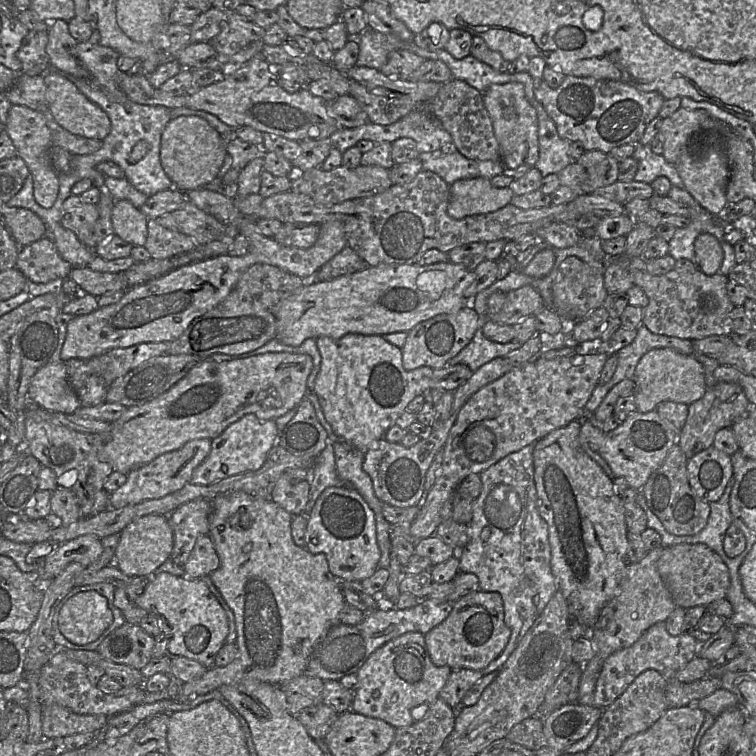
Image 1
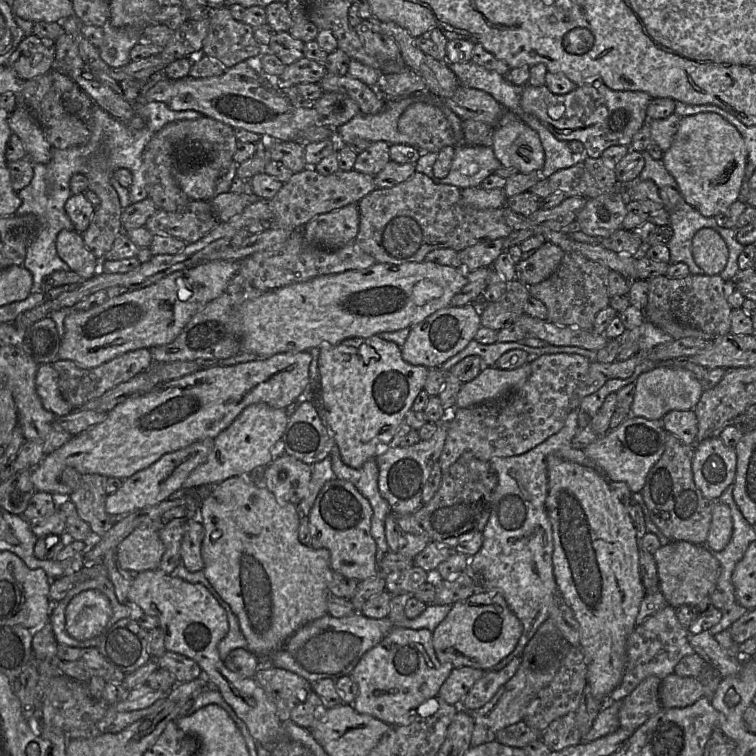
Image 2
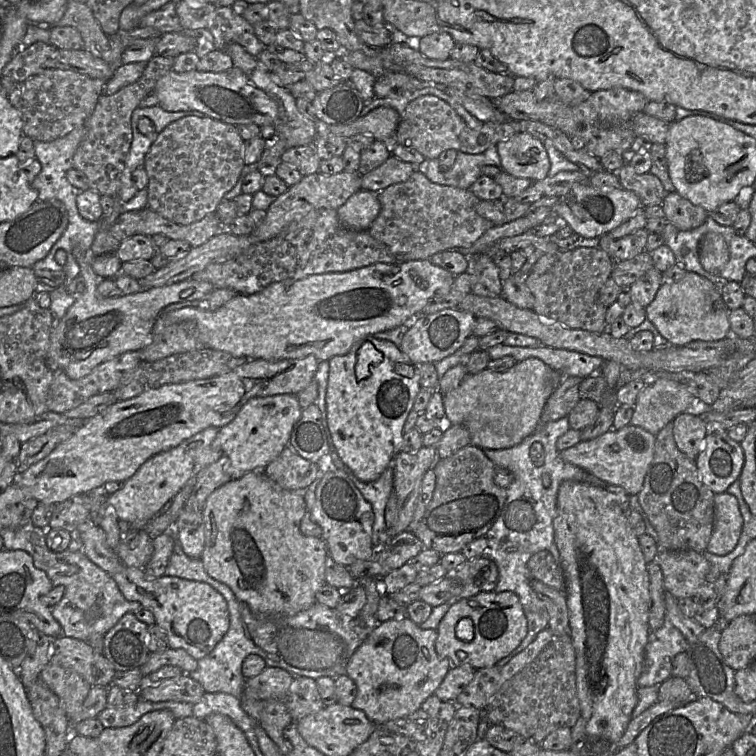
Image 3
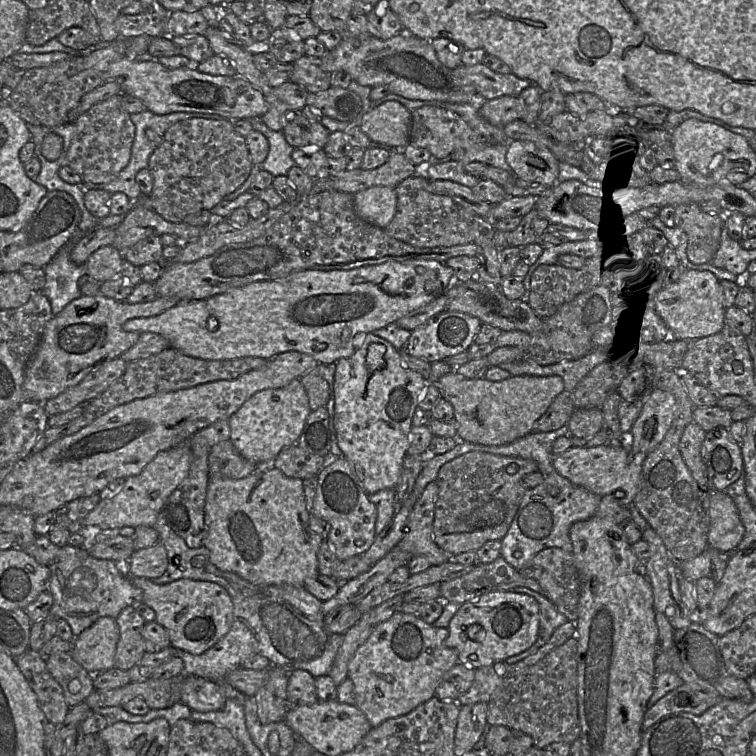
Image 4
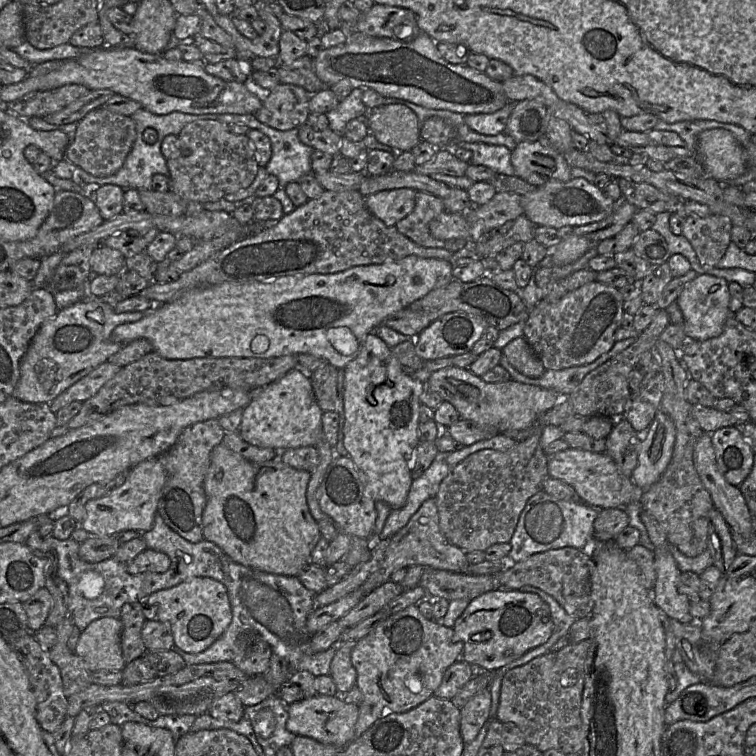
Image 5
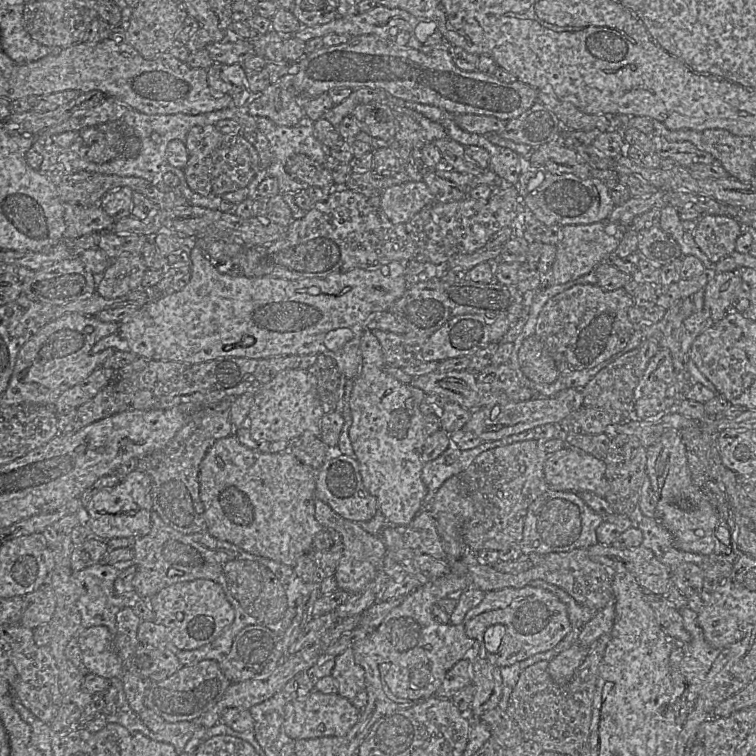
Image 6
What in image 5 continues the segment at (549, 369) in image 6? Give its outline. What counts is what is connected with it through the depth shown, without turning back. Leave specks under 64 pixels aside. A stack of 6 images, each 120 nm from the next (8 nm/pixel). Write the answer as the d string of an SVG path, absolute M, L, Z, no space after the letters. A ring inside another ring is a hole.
M524 337L513 339L501 350L509 363L524 376L538 378L546 370Z

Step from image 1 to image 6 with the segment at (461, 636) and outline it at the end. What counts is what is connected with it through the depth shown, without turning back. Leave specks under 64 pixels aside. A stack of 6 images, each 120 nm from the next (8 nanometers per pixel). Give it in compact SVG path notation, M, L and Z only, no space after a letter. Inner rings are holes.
M529 585L486 592L482 602L466 614L462 625L474 641L468 657L486 658L499 668L553 649L571 630L566 606L552 593Z

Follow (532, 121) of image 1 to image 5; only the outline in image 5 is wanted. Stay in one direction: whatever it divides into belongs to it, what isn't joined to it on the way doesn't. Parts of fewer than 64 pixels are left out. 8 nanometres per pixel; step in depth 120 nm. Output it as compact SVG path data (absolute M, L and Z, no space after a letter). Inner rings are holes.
M541 141L518 142L511 151L515 175L535 186L551 180L567 182L573 177L566 159L549 144Z

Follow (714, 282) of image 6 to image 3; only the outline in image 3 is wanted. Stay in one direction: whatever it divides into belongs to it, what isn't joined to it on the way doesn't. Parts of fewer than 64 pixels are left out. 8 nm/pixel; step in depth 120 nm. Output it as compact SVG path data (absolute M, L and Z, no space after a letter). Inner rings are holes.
M687 272L674 283L664 283L654 300L644 309L646 318L673 346L686 345L693 341L718 341L732 335L728 312L719 308L719 288L707 278Z

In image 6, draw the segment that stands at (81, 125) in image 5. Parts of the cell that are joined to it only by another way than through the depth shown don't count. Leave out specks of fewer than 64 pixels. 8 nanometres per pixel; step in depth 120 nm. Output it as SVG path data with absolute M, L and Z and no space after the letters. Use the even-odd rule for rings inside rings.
M123 119L97 125L95 141L86 146L87 160L103 164L120 158L125 149L125 142L133 136L133 130Z

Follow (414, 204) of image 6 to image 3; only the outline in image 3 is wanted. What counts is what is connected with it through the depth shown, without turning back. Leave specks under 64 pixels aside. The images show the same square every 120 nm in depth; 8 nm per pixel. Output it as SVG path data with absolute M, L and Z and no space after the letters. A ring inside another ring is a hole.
M359 190L339 207L337 211L341 224L352 230L368 230L380 213L378 192Z

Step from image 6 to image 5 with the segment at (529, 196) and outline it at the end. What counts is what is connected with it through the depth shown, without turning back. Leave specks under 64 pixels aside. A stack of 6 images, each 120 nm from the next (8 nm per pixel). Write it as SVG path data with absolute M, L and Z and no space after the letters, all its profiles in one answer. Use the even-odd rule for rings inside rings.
M572 178L567 182L551 180L521 197L524 215L537 226L554 228L572 228L608 217L614 210L615 201L608 197L602 189L585 178Z

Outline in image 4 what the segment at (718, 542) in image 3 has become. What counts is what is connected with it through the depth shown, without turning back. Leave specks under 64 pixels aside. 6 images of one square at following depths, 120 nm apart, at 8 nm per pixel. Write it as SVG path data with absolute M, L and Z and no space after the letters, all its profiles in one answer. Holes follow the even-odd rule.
M725 491L710 492L709 547L723 553L733 551L741 542L745 528L732 497Z

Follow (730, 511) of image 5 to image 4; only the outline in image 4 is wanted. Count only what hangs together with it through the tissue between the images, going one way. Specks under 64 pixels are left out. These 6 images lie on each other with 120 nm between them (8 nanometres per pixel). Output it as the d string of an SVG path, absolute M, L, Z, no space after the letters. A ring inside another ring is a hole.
M694 421L689 423L681 436L679 450L683 460L699 487L705 491L713 490L710 486L707 467L702 458L702 445L706 431Z

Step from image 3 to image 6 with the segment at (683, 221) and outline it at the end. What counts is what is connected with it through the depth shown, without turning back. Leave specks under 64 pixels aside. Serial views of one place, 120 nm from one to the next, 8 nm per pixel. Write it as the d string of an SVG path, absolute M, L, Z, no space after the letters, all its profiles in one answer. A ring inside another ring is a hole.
M702 214L697 222L696 228L692 232L692 236L697 247L708 260L715 264L735 251L736 239L742 231L743 227L741 224L731 217Z

